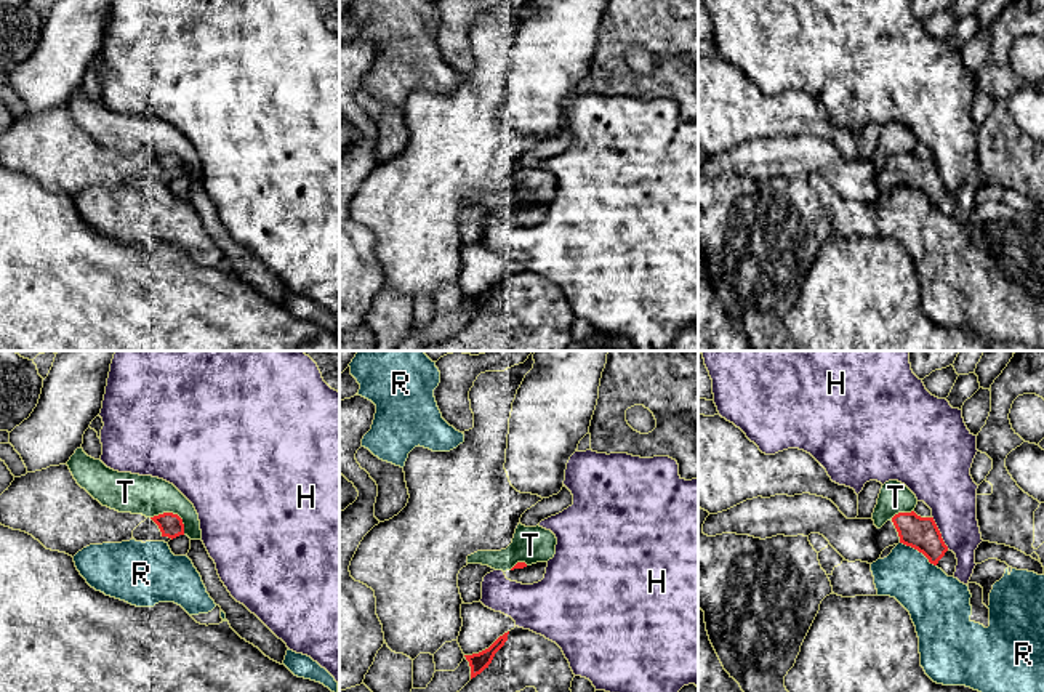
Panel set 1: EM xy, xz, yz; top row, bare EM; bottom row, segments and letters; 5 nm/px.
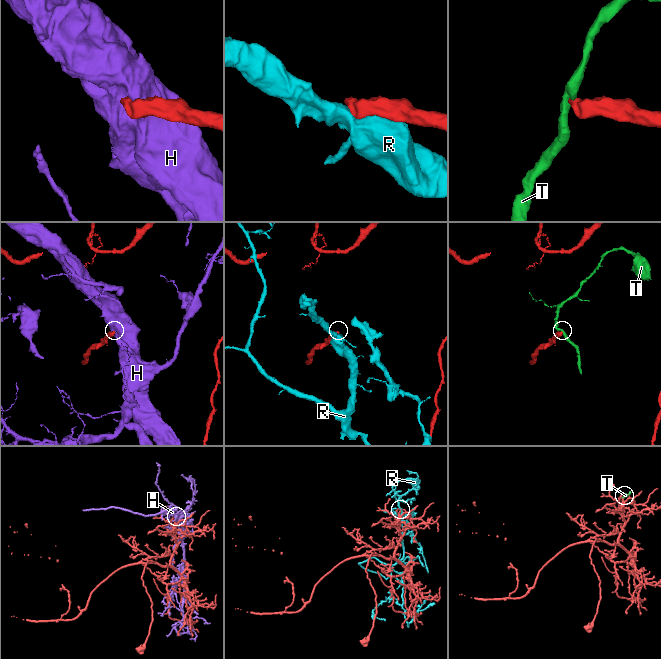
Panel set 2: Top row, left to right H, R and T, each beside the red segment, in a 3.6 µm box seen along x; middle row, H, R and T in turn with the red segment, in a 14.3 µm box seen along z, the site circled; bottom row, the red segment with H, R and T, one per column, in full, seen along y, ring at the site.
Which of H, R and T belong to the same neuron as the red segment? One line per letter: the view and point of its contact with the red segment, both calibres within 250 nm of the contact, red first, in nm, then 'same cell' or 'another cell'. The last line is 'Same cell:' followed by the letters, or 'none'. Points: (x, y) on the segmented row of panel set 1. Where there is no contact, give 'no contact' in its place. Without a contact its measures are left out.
H: contact yz (939, 532); calibres 160 and 280 nm; another cell
R: contact yz (918, 550); calibres 160 and 280 nm; another cell
T: contact xy (172, 513); calibres 120 and 200 nm; another cell
Same cell: none

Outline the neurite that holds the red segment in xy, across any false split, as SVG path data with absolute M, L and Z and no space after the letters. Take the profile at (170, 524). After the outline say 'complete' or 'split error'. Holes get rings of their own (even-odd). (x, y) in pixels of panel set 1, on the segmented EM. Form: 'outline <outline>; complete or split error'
outline M163 513L154 517L147 517L133 530L136 541L165 541L184 535L184 524L178 514Z; split error

